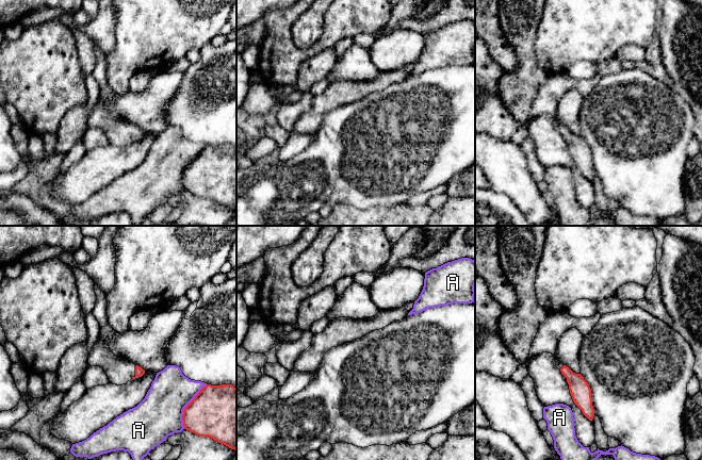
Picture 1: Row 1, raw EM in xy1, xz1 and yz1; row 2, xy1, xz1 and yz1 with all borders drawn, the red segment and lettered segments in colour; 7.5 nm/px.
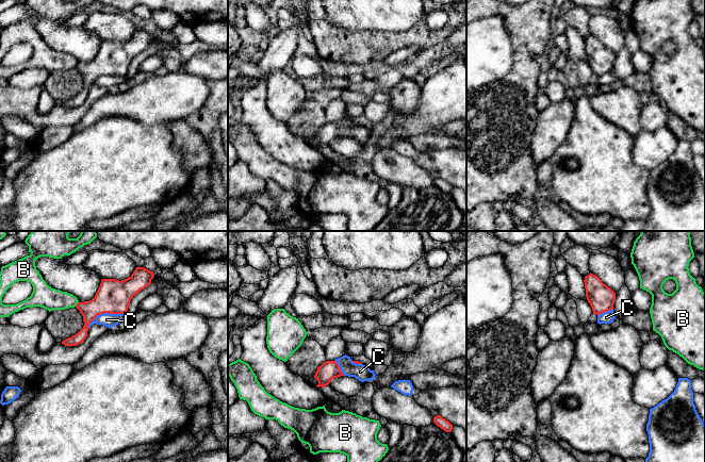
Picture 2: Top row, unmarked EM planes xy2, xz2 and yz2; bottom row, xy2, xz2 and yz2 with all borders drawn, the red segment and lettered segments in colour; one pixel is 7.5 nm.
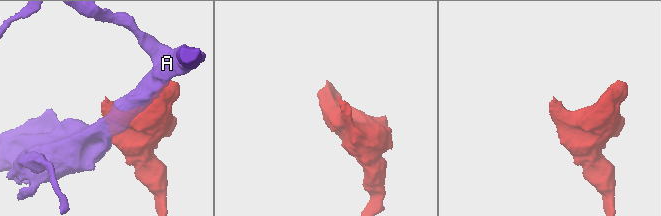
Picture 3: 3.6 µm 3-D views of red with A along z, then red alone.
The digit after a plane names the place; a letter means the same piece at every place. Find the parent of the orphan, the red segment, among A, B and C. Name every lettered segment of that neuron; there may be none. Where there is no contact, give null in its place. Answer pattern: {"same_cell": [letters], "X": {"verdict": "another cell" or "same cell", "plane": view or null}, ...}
{"same_cell": [], "A": {"verdict": "another cell", "plane": "xy1"}, "B": {"verdict": "another cell", "plane": "xy2"}, "C": {"verdict": "another cell", "plane": "xy2"}}

